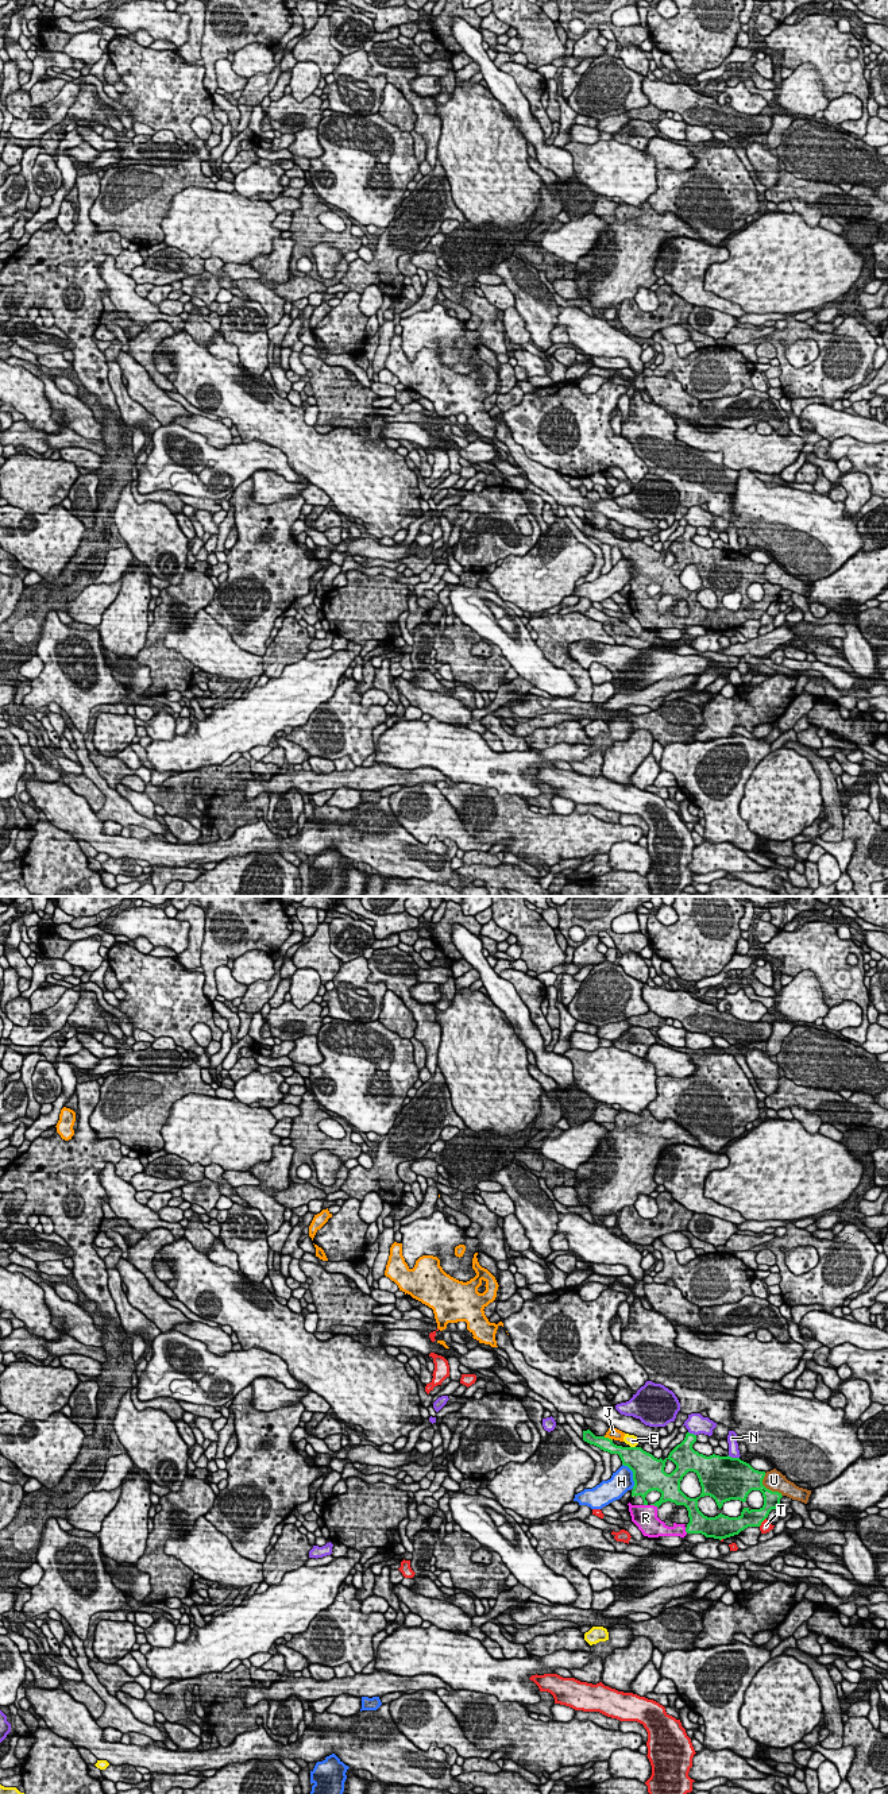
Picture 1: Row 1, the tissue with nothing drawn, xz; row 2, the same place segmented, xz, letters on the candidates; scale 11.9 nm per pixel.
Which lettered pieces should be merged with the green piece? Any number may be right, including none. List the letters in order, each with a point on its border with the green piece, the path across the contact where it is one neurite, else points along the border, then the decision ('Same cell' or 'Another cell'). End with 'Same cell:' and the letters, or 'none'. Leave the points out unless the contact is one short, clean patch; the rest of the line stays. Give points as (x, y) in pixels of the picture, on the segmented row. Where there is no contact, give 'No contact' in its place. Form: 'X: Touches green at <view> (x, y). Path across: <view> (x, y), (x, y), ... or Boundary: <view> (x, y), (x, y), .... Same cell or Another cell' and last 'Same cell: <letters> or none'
E: Touches green at xz (633, 1447). Another cell
H: Touches green at xz (633, 1476). Another cell
J: Touches green at xz (607, 1438). Another cell
N: Touches green at xz (733, 1458). Another cell
R: Touches green at xz (655, 1505). Same cell
T: Touches green at xz (763, 1520). Another cell
U: Touches green at xz (765, 1488). Another cell
Same cell: R

